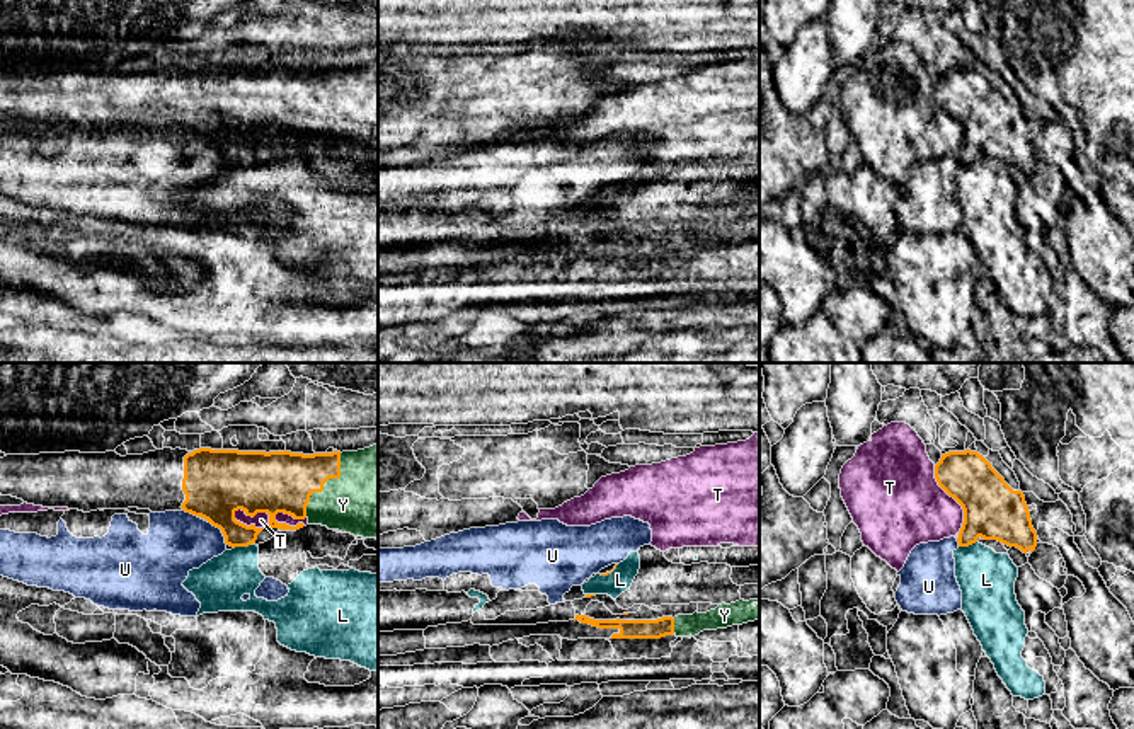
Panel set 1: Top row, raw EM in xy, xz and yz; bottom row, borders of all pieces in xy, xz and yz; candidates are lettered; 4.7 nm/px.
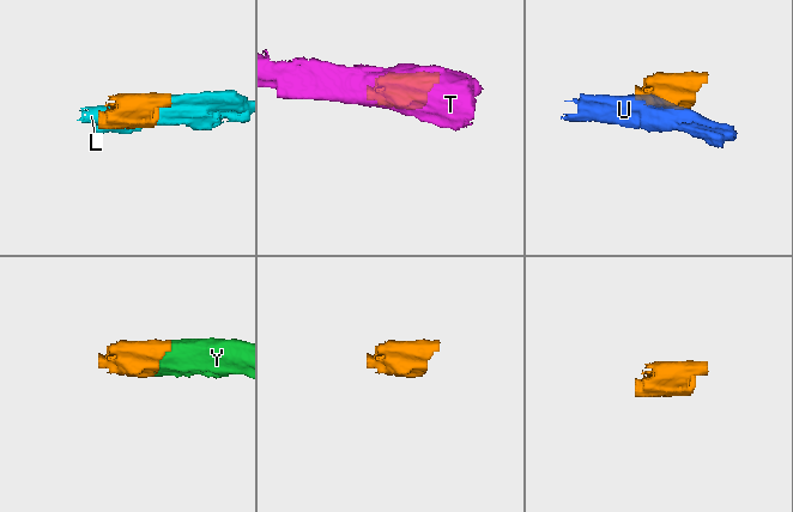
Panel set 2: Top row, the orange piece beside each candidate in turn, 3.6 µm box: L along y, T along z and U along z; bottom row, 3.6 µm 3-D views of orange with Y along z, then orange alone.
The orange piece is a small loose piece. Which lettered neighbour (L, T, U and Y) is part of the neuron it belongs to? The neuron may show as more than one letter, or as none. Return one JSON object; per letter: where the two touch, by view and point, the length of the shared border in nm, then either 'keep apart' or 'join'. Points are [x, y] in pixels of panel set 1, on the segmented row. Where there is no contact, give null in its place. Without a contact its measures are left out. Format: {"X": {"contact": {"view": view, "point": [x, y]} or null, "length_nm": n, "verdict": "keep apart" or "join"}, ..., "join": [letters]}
{"L": {"contact": {"view": "xy", "point": [242, 545]}, "length_nm": 90, "verdict": "keep apart"}, "T": {"contact": {"view": "xy", "point": [251, 525]}, "length_nm": 190, "verdict": "keep apart"}, "U": {"contact": {"view": "xy", "point": [220, 528]}, "length_nm": 150, "verdict": "keep apart"}, "Y": {"contact": {"view": "xy", "point": [324, 482]}, "length_nm": 340, "verdict": "join"}, "join": ["Y"]}

